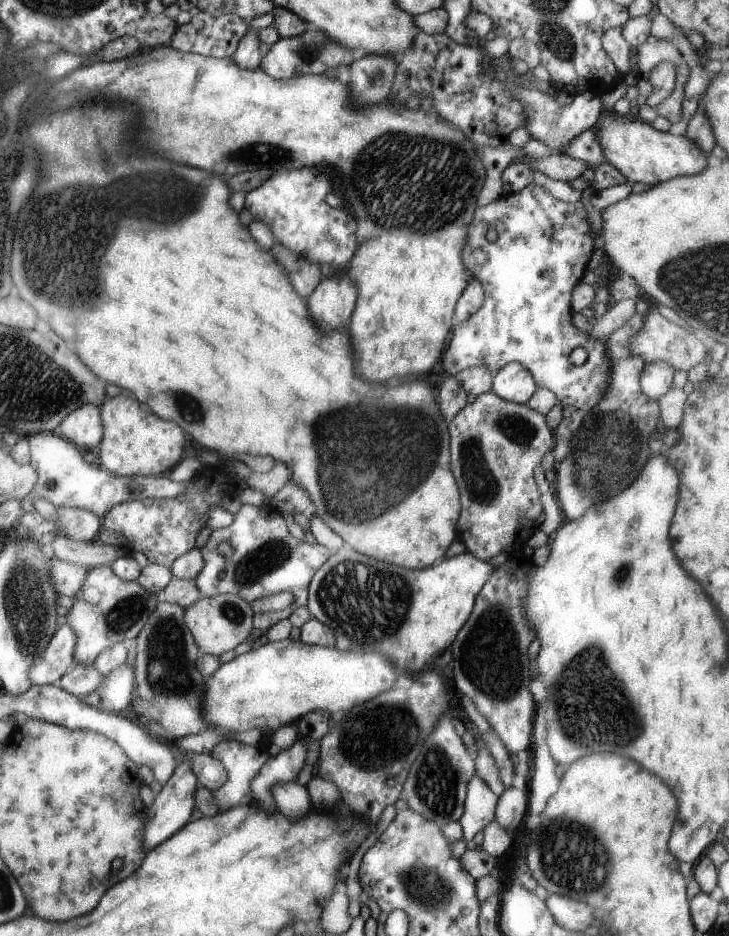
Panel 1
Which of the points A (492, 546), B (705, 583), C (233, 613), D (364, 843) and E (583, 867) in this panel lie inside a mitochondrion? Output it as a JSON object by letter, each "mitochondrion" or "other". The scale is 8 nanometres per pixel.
{"A":"other","B":"other","C":"mitochondrion","D":"other","E":"mitochondrion"}

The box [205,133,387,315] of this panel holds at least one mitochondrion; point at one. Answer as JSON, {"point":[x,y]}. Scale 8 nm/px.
{"point":[259,154]}

